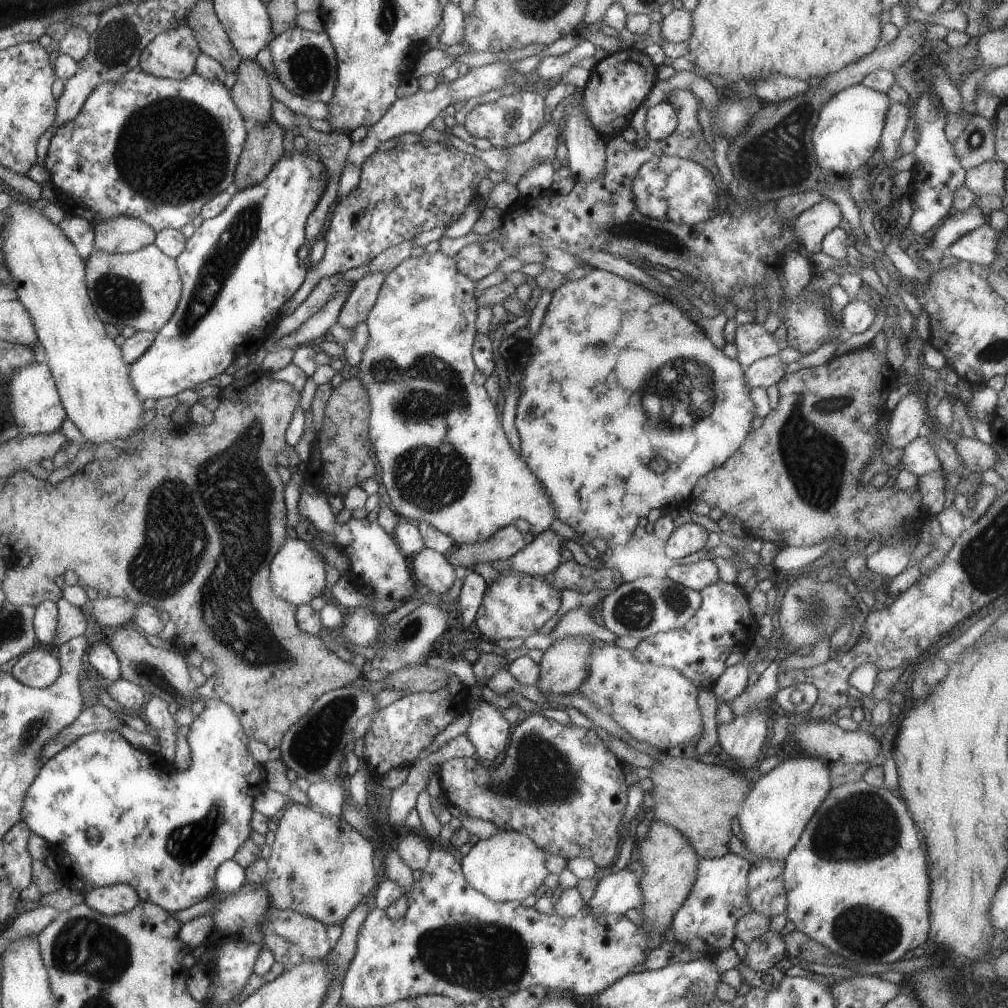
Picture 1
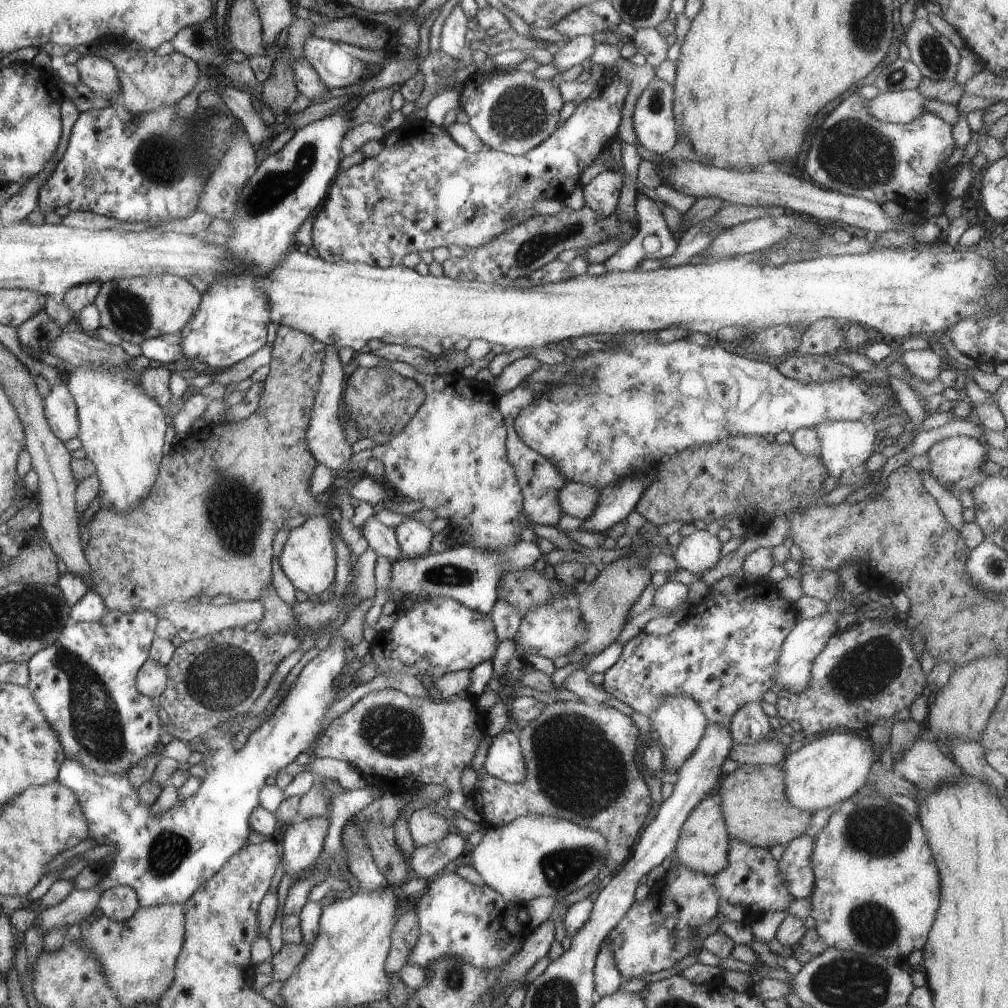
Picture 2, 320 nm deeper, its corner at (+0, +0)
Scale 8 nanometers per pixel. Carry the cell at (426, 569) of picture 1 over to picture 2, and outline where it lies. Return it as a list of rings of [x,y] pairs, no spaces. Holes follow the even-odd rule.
[[[375,515],[364,521],[361,528],[369,548],[378,556],[384,556],[392,563],[406,561],[393,528],[378,521]]]

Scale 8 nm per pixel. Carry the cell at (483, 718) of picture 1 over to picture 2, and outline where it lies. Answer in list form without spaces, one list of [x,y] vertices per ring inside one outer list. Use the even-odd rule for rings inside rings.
[[[504,730],[493,737],[483,769],[488,775],[501,781],[522,783],[527,777],[527,766],[518,736]]]

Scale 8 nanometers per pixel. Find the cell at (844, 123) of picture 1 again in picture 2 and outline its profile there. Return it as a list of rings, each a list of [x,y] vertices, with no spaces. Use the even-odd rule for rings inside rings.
[[[918,89],[880,92],[877,98],[869,100],[868,110],[869,113],[879,121],[908,124],[927,111],[926,101],[927,98]]]

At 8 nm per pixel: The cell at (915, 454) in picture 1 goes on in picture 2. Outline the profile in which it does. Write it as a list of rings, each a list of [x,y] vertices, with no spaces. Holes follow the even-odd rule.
[[[965,435],[944,438],[942,441],[934,443],[927,452],[930,459],[929,470],[932,476],[947,490],[950,490],[953,485],[961,486],[962,491],[969,490],[972,494],[972,488],[975,489],[988,476],[980,469],[980,466],[987,460],[987,449],[988,445],[982,439],[978,440]]]

